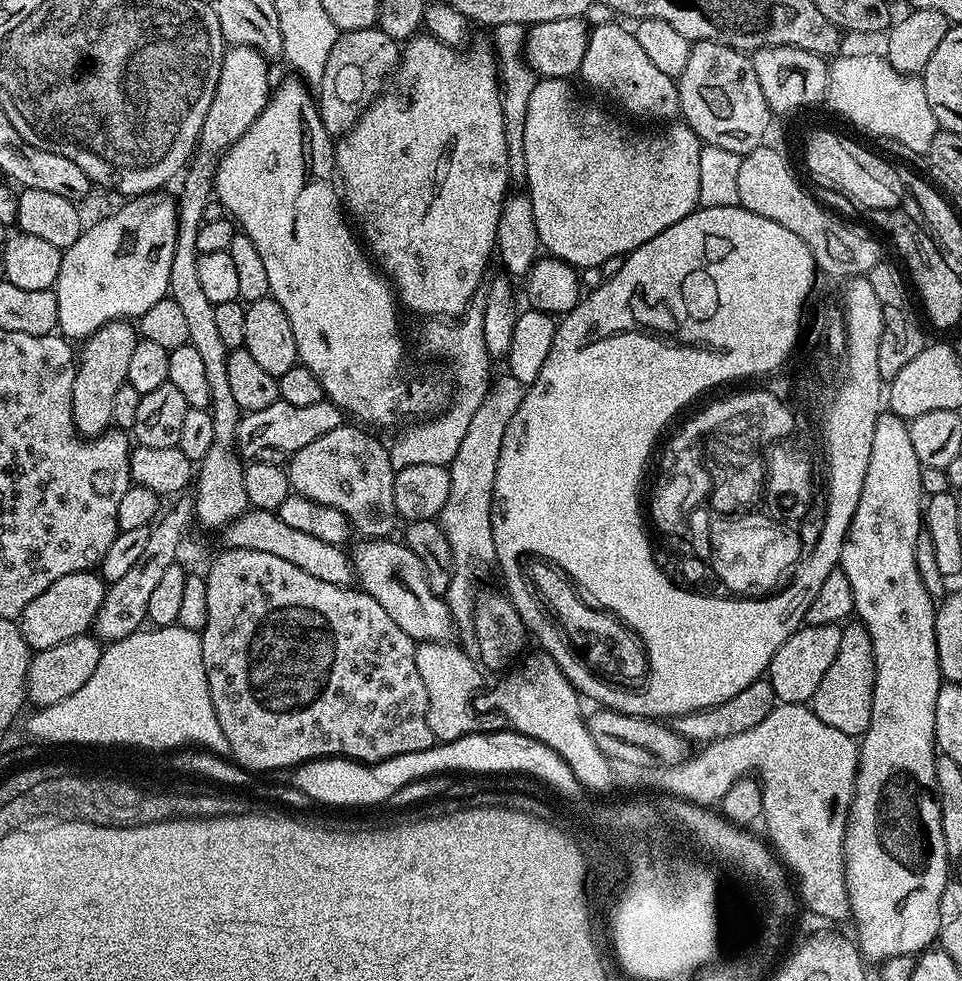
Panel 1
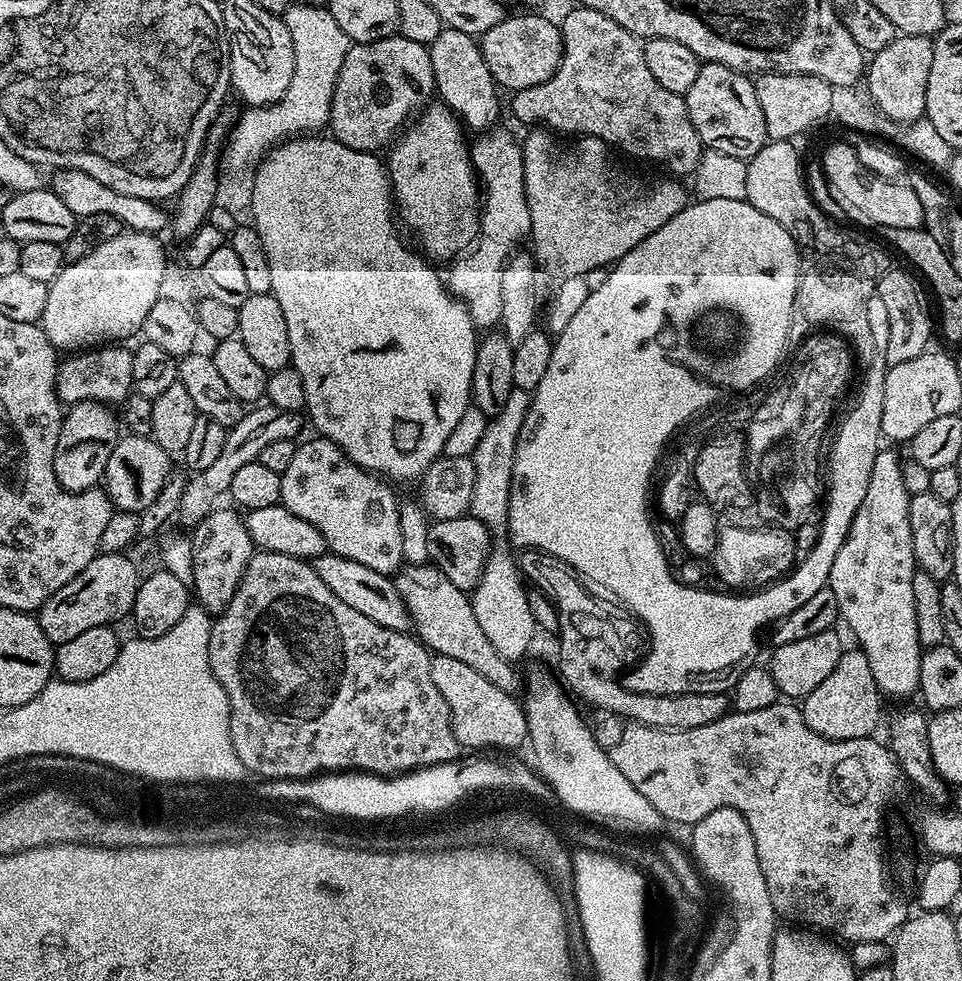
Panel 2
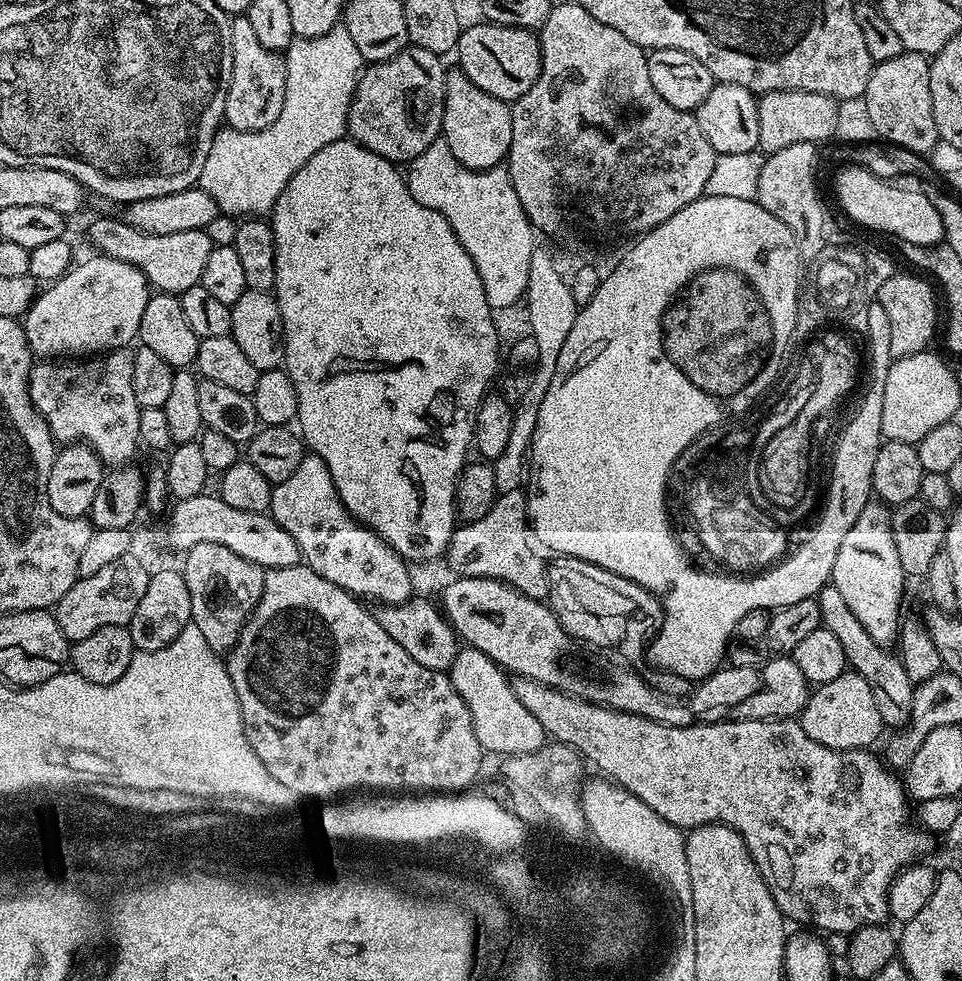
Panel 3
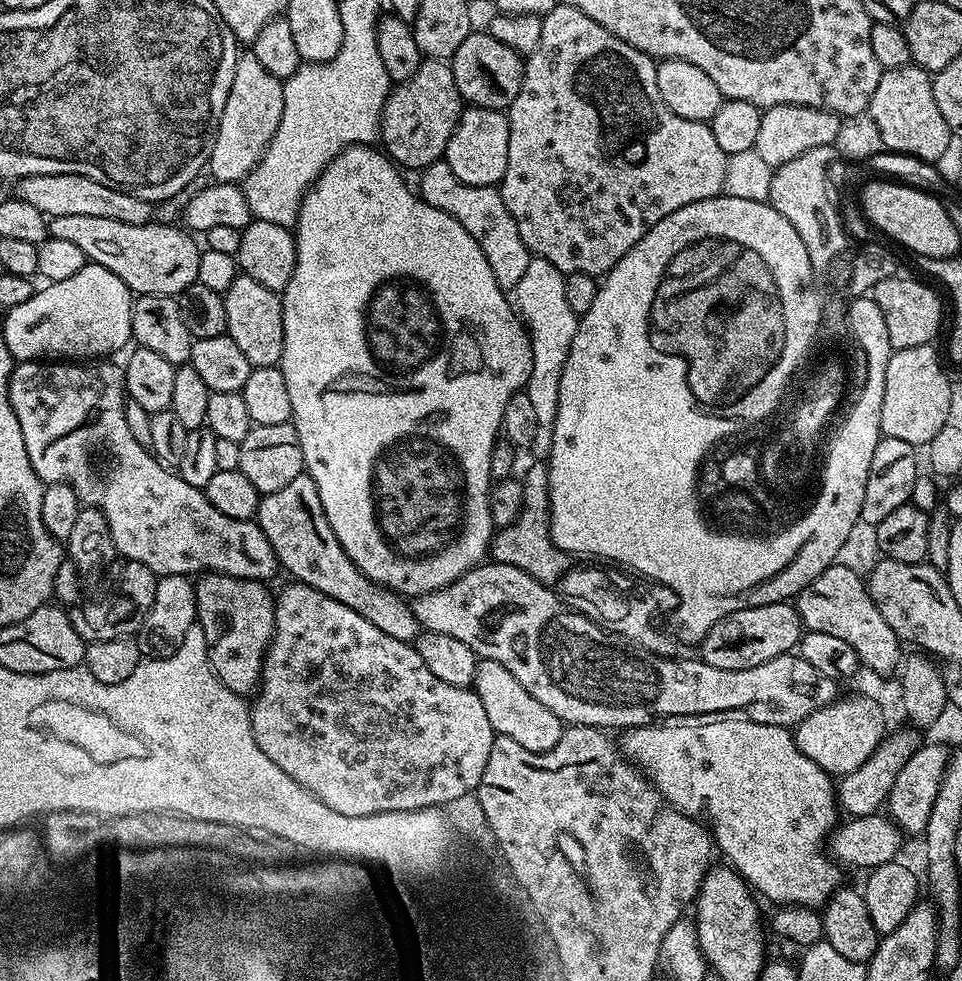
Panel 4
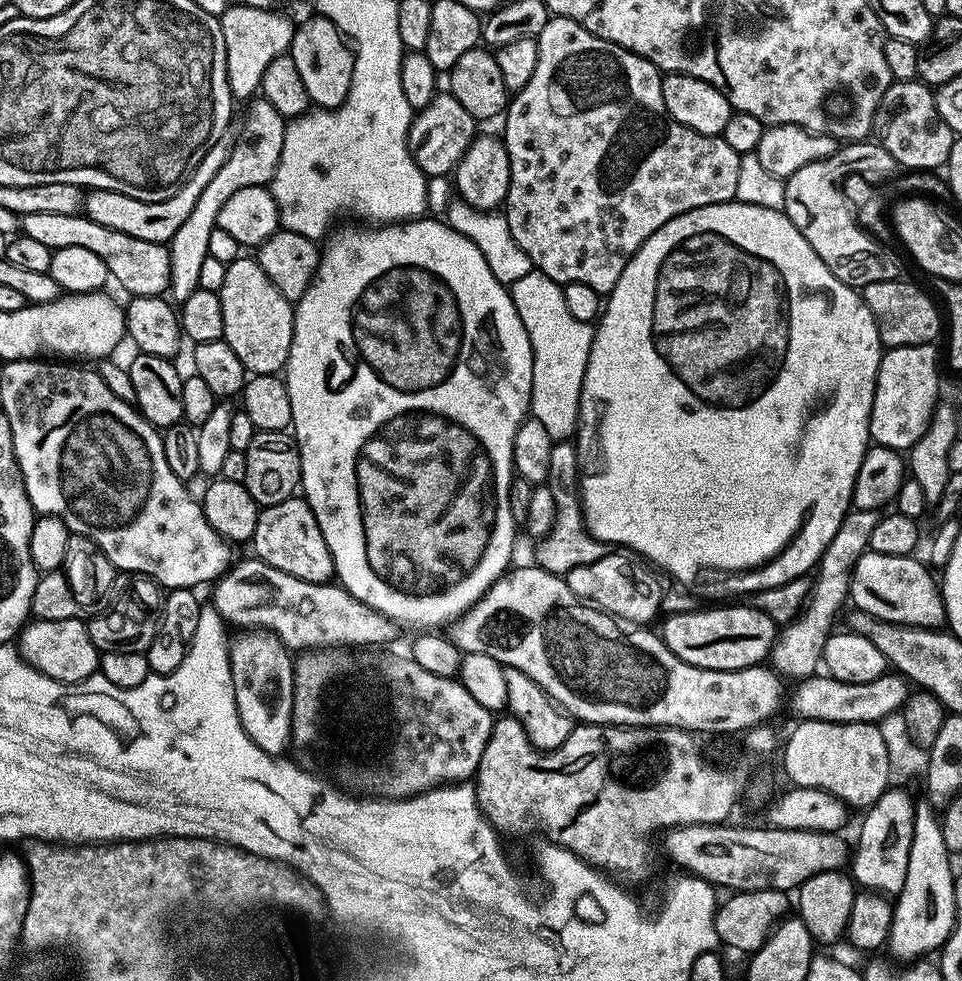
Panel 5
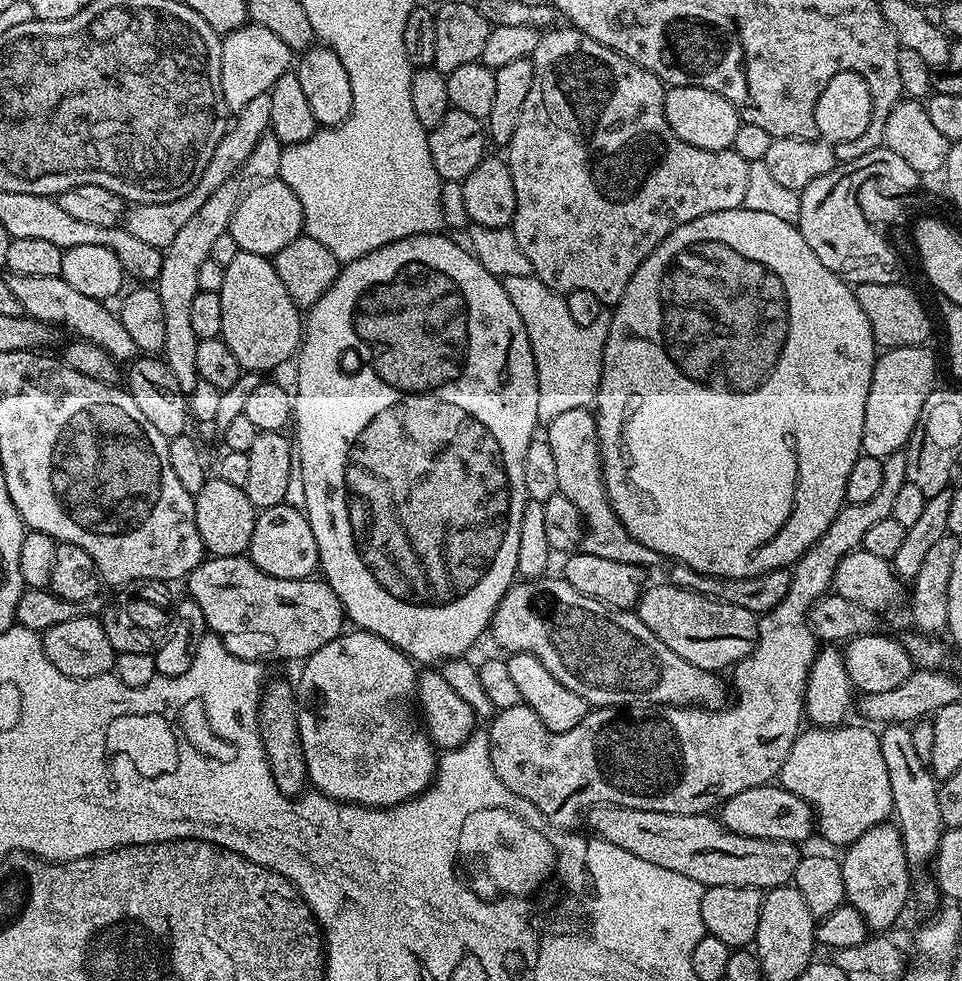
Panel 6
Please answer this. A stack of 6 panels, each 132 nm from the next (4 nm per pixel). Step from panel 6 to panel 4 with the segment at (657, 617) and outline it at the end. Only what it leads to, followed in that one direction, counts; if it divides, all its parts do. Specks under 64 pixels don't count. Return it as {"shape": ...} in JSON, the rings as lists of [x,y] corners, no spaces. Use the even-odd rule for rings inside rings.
{"shape":[[[791,603],[743,608],[710,626],[698,645],[698,656],[710,666],[718,666],[718,670],[750,670],[770,662],[770,658],[789,655],[799,645],[801,635],[800,616]]]}

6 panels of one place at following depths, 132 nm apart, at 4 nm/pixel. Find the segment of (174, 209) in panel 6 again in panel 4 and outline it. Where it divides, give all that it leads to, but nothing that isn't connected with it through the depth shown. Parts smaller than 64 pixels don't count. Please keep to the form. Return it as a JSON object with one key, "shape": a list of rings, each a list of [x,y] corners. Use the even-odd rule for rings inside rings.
{"shape":[[[82,174],[22,176],[15,184],[15,199],[30,202],[30,206],[42,210],[42,214],[49,218],[62,214],[82,214],[89,218],[114,218],[114,222],[127,224],[147,224],[153,219],[153,205],[149,201],[134,198],[110,186],[102,186],[102,182],[94,182],[94,178],[86,178]]]}

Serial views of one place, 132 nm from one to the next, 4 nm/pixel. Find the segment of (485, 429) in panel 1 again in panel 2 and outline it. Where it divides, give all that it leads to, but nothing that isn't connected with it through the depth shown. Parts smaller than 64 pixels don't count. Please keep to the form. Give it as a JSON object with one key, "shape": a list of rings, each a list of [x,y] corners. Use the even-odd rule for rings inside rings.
{"shape":[[[513,388],[500,412],[489,419],[482,434],[482,442],[478,442],[478,446],[471,454],[474,462],[474,498],[470,498],[470,515],[483,522],[492,533],[492,551],[488,554],[480,581],[470,593],[472,609],[474,618],[478,618],[478,626],[482,626],[482,634],[490,638],[494,650],[498,650],[498,654],[502,654],[504,660],[513,662],[520,662],[527,654],[532,639],[535,638],[536,632],[538,633],[538,617],[530,610],[529,589],[524,588],[526,580],[518,560],[516,564],[515,558],[512,557],[513,549],[508,539],[514,454],[522,422],[526,422],[529,403],[529,393],[522,391],[521,388]]]}

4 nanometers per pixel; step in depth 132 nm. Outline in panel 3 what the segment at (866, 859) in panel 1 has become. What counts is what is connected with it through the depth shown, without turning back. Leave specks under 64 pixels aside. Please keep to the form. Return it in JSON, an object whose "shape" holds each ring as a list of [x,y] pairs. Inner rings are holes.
{"shape":[[[873,498],[866,506],[862,506],[862,514],[850,526],[846,538],[842,538],[842,546],[838,546],[838,558],[834,558],[831,587],[842,594],[846,606],[858,622],[862,622],[866,634],[874,638],[874,642],[888,646],[899,637],[902,615],[900,607],[904,604],[904,583],[906,577],[902,570],[902,562],[898,562],[898,549],[894,547],[892,533],[892,514],[889,505]]]}

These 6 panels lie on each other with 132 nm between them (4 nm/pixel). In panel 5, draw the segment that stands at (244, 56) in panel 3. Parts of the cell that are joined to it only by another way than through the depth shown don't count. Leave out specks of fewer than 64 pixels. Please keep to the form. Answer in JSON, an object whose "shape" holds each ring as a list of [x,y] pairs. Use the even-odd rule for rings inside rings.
{"shape":[[[262,98],[253,99],[248,106],[244,112],[244,125],[240,128],[240,137],[229,147],[226,162],[222,162],[218,174],[214,174],[206,190],[202,190],[198,202],[194,202],[194,210],[190,210],[186,222],[182,222],[178,234],[174,234],[174,238],[167,245],[170,254],[170,296],[173,301],[183,302],[200,287],[198,273],[202,270],[202,262],[206,262],[208,257],[210,230],[217,228],[218,210],[235,192],[246,190],[246,186],[271,185],[274,170],[278,170],[278,158],[282,158],[286,117],[278,114],[278,110],[274,110],[274,106],[270,106],[270,102]]]}

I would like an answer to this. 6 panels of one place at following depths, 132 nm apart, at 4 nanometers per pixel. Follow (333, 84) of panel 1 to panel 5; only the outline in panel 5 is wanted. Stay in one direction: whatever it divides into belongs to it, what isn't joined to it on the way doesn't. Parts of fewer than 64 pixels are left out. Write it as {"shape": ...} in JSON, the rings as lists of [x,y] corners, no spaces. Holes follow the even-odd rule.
{"shape":[[[444,90],[431,100],[425,108],[413,115],[408,131],[408,149],[414,162],[427,177],[448,176],[466,152],[472,140],[478,135],[478,122],[454,98],[451,91]]]}

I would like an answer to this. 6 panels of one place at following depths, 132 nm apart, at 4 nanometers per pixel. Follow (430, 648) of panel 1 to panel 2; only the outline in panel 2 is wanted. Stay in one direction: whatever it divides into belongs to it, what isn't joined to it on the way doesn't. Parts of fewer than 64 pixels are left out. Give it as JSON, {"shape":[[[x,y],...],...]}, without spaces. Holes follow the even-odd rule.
{"shape":[[[433,655],[430,675],[442,698],[446,698],[446,706],[450,706],[454,738],[460,743],[461,749],[516,748],[527,741],[526,716],[521,701],[513,693],[498,690],[498,686],[486,682],[478,670],[449,656]]]}

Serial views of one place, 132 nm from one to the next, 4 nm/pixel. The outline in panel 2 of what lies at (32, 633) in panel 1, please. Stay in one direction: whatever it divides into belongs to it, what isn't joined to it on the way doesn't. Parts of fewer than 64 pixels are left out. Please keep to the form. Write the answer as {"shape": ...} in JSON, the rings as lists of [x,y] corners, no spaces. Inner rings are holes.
{"shape":[[[105,552],[98,554],[58,594],[50,594],[46,602],[38,610],[38,619],[42,626],[42,634],[50,638],[55,646],[62,642],[70,642],[70,638],[78,638],[86,630],[94,630],[94,626],[111,625],[112,620],[127,617],[134,606],[134,598],[140,589],[142,572],[136,569],[134,561],[124,552]]]}

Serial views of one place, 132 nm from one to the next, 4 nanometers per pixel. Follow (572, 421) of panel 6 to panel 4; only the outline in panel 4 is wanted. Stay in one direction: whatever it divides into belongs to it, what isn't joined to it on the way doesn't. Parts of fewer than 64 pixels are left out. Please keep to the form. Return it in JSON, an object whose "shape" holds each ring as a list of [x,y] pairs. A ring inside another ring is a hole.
{"shape":[[[532,462],[528,469],[522,475],[522,483],[524,485],[524,505],[518,514],[518,518],[514,518],[514,522],[510,522],[510,526],[499,529],[493,535],[490,556],[495,563],[505,564],[506,566],[514,566],[518,570],[522,570],[526,574],[530,574],[530,578],[534,578],[538,582],[549,586],[559,585],[560,579],[568,573],[569,568],[573,567],[574,560],[567,552],[563,552],[554,542],[552,531],[550,530],[550,522],[552,515],[550,514],[550,490],[548,489],[548,466],[544,462]]]}

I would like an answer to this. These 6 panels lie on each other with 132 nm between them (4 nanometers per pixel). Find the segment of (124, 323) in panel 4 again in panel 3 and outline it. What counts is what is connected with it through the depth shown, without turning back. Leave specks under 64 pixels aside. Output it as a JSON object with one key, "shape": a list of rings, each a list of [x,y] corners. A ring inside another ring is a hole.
{"shape":[[[92,254],[89,260],[73,263],[61,280],[53,280],[39,293],[22,317],[26,342],[36,358],[88,358],[114,348],[131,345],[137,339],[142,310],[150,295],[150,285],[145,276],[125,260]]]}

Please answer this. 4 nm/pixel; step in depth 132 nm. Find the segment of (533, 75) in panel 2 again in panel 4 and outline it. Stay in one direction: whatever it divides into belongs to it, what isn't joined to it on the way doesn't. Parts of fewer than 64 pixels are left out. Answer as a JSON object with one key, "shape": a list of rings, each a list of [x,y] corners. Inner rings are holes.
{"shape":[[[473,30],[466,42],[458,46],[450,63],[454,86],[458,86],[461,101],[473,108],[507,110],[522,86],[525,61],[514,50],[510,50],[510,46],[502,46],[502,42],[498,42],[498,38],[491,36],[487,30]]]}

